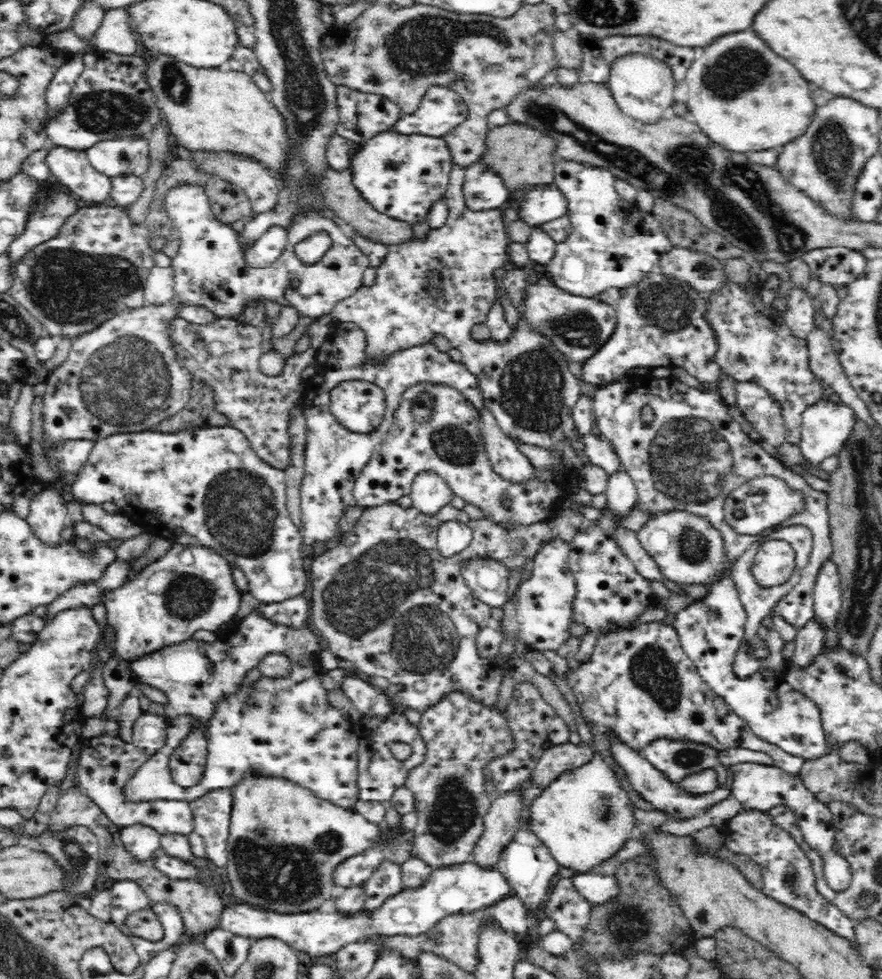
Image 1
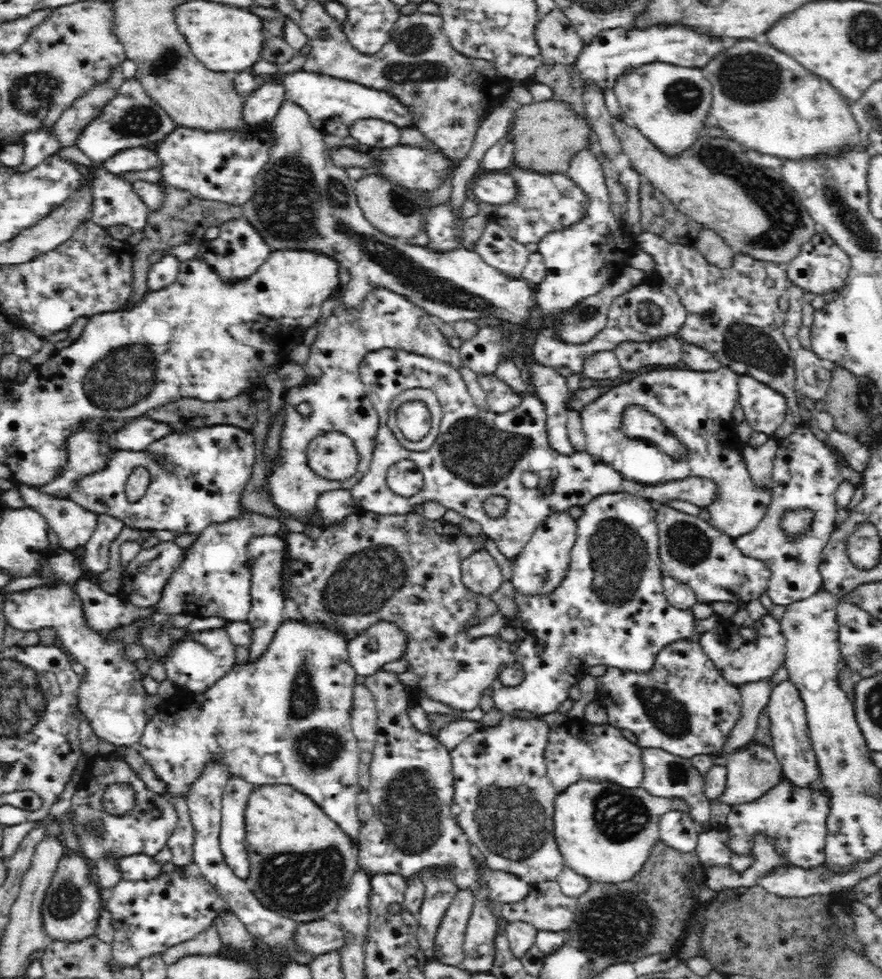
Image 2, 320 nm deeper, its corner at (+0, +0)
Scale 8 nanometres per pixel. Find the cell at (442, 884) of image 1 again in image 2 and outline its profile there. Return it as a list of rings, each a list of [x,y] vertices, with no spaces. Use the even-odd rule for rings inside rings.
[[[494,870],[488,874],[487,883],[490,898],[503,903],[521,901],[528,894],[531,885],[515,874]]]

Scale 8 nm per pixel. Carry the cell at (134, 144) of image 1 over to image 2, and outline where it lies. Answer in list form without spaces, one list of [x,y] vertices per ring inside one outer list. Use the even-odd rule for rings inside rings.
[[[146,147],[124,149],[110,155],[103,165],[112,174],[128,174],[130,172],[142,172],[160,165],[161,160],[156,152]]]

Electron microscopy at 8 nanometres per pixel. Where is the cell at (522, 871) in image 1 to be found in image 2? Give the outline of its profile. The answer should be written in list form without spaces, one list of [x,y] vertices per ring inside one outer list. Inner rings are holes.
[[[506,714],[502,718],[502,722],[498,726],[486,727],[484,731],[477,731],[470,737],[463,739],[460,744],[457,744],[449,754],[451,755],[451,773],[453,774],[453,804],[457,806],[458,810],[455,811],[455,821],[463,830],[467,840],[471,844],[475,844],[477,849],[480,850],[482,855],[486,857],[488,865],[494,871],[504,871],[519,876],[524,882],[527,883],[540,883],[546,881],[556,881],[560,873],[565,869],[564,859],[557,847],[553,835],[553,814],[554,814],[554,801],[555,796],[559,793],[552,781],[547,776],[547,766],[544,760],[544,750],[547,743],[547,736],[550,734],[550,727],[548,723],[540,717],[534,718],[519,718]]]

